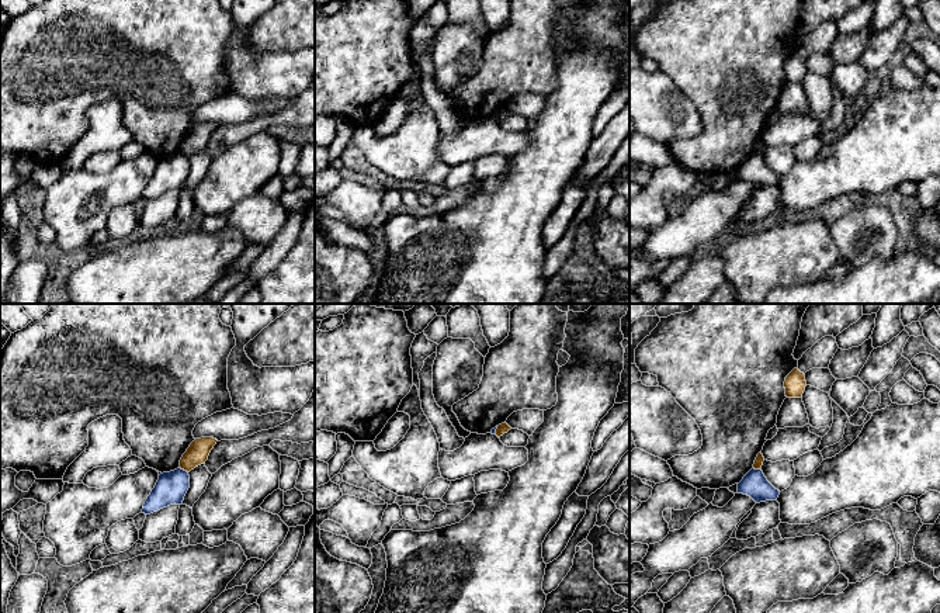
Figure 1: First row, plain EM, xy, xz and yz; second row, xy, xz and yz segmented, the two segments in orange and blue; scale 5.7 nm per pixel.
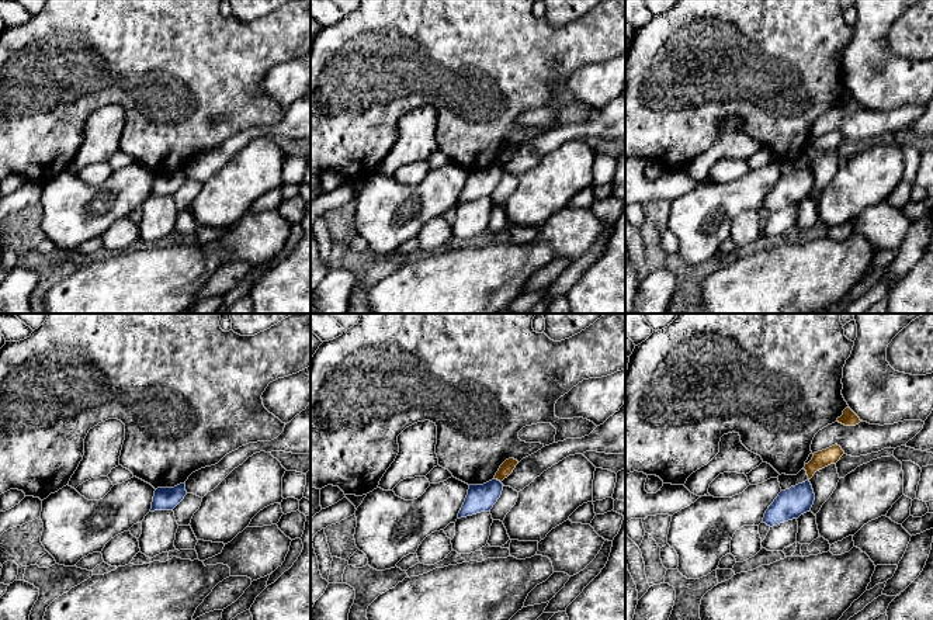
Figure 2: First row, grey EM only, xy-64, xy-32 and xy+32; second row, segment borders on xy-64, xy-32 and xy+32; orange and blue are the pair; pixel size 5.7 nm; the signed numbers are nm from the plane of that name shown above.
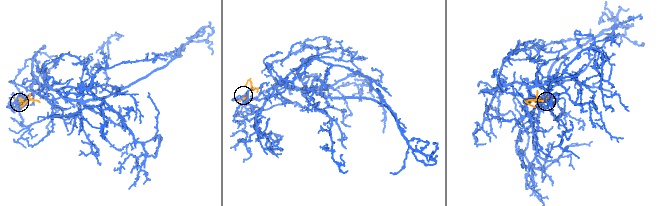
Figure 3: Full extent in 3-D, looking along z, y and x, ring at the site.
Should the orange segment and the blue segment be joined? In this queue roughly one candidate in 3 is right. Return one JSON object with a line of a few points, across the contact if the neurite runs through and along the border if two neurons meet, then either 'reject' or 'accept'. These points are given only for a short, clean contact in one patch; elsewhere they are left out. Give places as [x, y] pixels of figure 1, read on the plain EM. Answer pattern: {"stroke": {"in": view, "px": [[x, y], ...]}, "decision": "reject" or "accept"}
{"stroke": {"in": "xy", "px": [[179, 152], [187, 158]]}, "decision": "reject"}

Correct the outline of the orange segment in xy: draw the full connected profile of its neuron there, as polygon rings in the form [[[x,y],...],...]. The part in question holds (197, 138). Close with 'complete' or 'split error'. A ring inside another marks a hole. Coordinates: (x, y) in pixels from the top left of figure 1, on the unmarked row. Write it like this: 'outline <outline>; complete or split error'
outline [[[214,122],[195,124],[180,145],[180,153],[190,157],[195,152],[205,149],[214,131],[216,129]]]; complete

